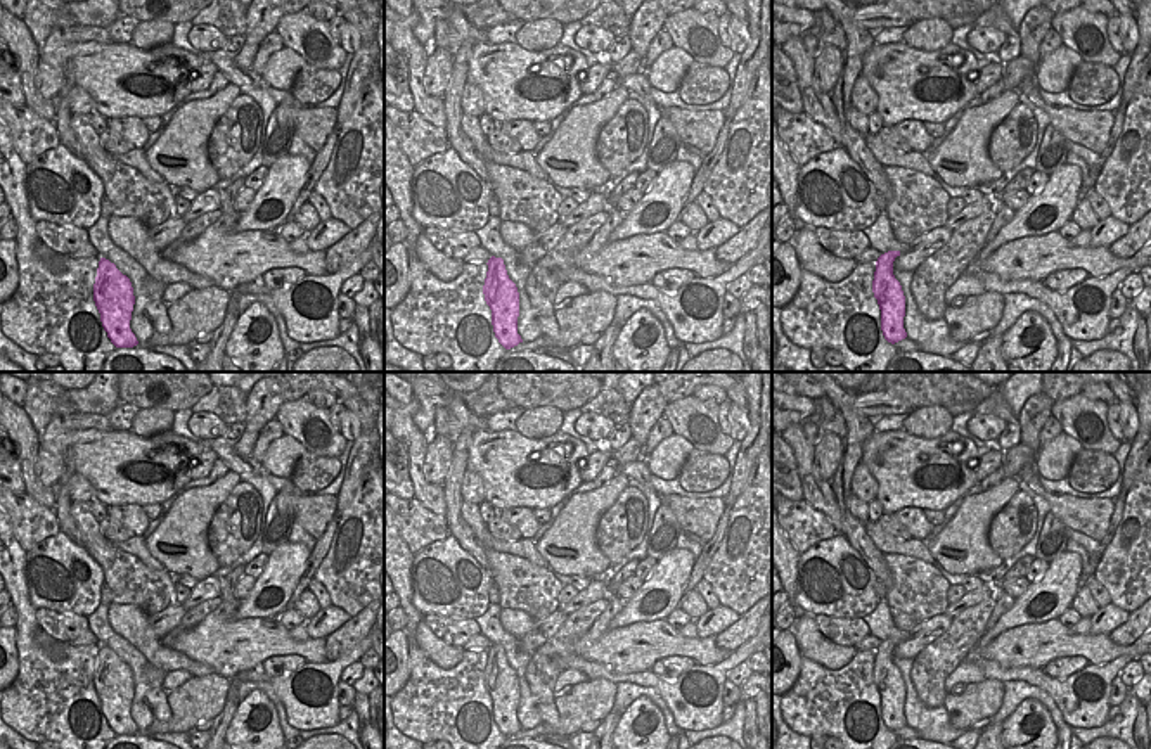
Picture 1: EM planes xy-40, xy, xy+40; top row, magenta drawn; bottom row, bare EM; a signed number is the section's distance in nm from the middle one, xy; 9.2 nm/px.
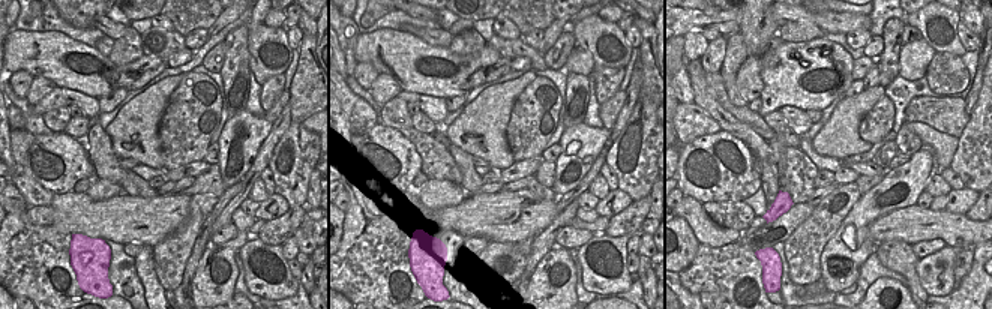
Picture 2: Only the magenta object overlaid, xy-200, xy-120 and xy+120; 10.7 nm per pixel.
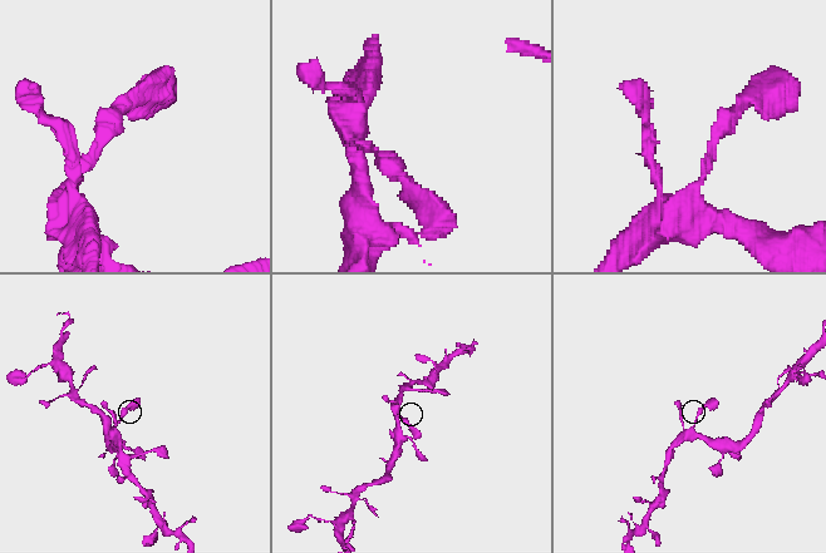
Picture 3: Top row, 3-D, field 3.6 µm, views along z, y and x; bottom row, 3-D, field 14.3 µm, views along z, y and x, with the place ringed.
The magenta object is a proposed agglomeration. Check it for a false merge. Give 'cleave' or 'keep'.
keep

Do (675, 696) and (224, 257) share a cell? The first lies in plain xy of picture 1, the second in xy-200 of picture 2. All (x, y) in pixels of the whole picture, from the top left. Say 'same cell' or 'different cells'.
different cells

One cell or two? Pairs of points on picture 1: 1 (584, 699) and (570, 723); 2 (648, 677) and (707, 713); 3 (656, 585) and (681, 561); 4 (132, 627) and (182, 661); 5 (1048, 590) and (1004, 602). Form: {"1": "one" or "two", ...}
{"1": "one", "2": "one", "3": "one", "4": "one", "5": "two"}

